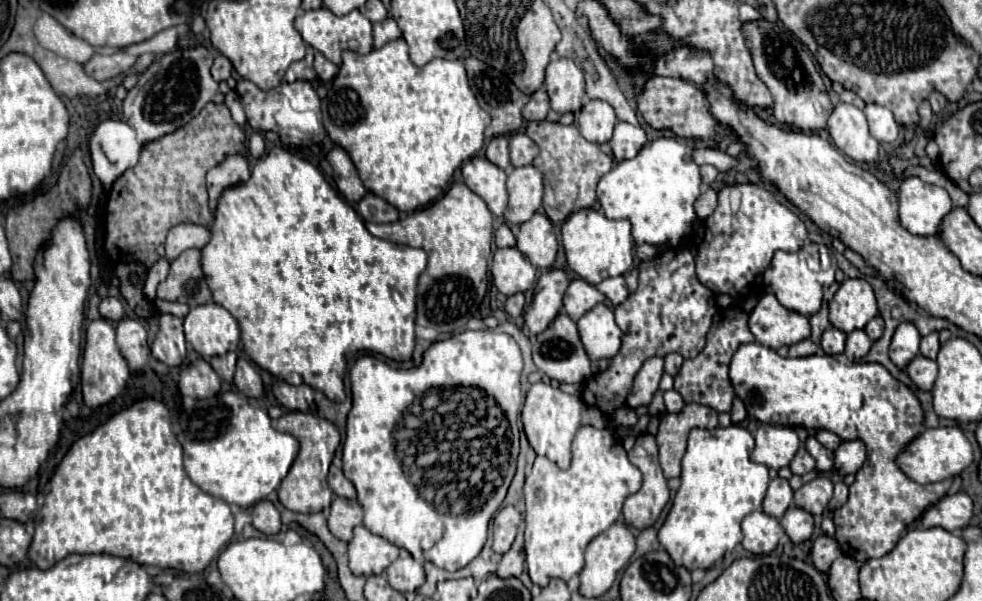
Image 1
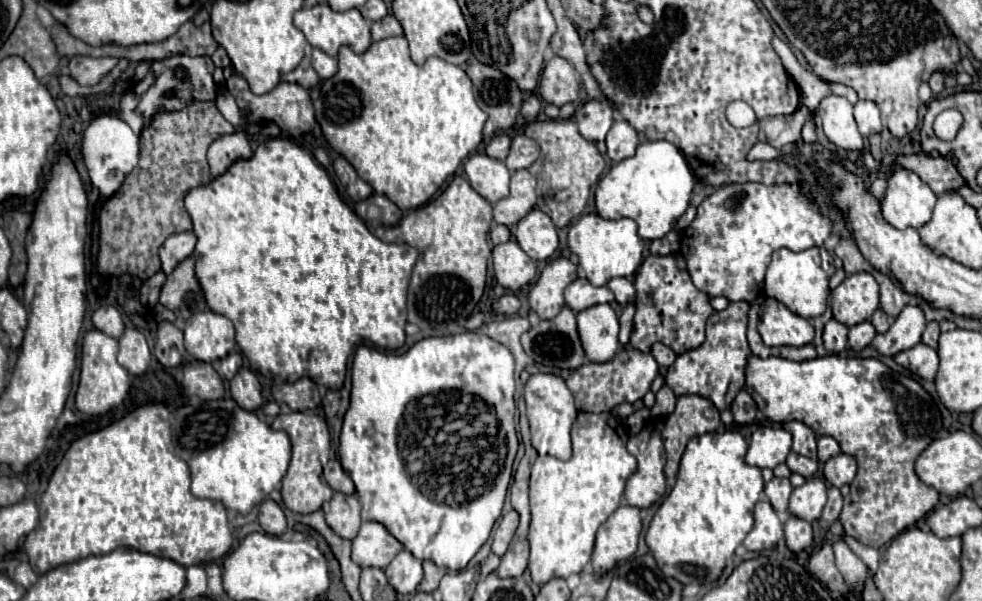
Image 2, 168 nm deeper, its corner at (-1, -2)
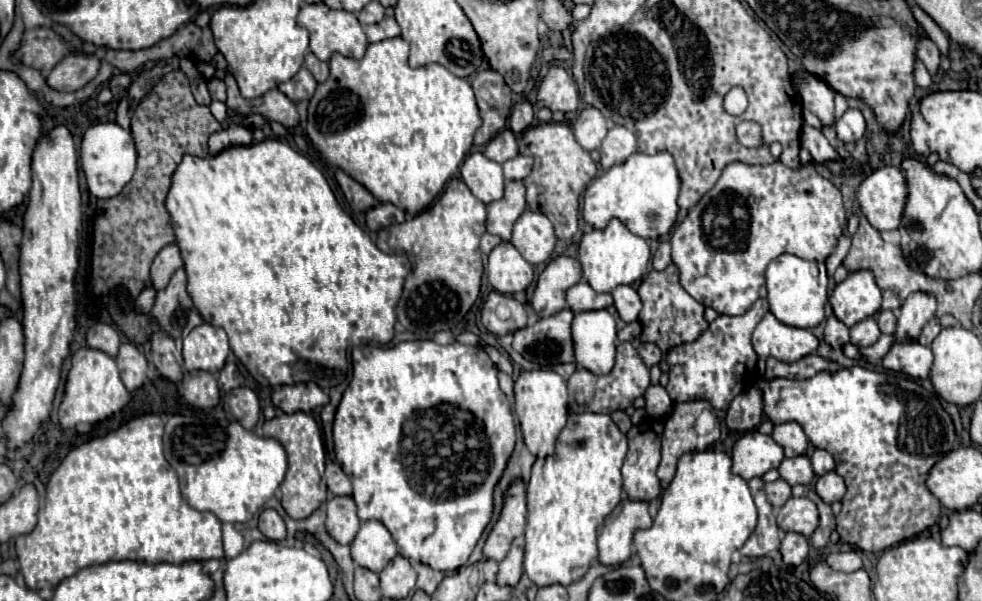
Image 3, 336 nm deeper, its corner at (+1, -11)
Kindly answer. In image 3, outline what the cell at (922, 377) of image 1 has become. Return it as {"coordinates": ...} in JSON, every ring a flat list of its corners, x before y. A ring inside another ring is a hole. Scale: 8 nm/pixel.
{"coordinates":[[896,342,884,356,882,366,914,378,928,378,932,366,932,350,918,342]]}

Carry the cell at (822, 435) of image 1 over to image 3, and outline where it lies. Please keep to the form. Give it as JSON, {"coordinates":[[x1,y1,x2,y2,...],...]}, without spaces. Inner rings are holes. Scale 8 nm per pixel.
{"coordinates":[[814,450,812,452,812,468,814,468,814,474,816,476,822,476,822,474,826,474,826,472,830,472,830,470,834,470,834,458,832,458,832,454,830,452,826,452,826,450]]}

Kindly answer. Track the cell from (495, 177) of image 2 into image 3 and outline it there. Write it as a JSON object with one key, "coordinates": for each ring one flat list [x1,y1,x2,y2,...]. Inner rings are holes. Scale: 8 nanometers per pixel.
{"coordinates":[[482,152,468,154,460,168,460,174,466,186,470,188,470,192,486,206,502,198,502,192,504,192,502,164,488,160]]}

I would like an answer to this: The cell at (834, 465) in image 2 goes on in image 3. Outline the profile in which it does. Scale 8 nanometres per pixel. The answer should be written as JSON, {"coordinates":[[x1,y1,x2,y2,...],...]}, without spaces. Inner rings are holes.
{"coordinates":[[826,472,816,480,816,492,826,504,832,504,836,500,842,500,846,494,846,484,836,472]]}

